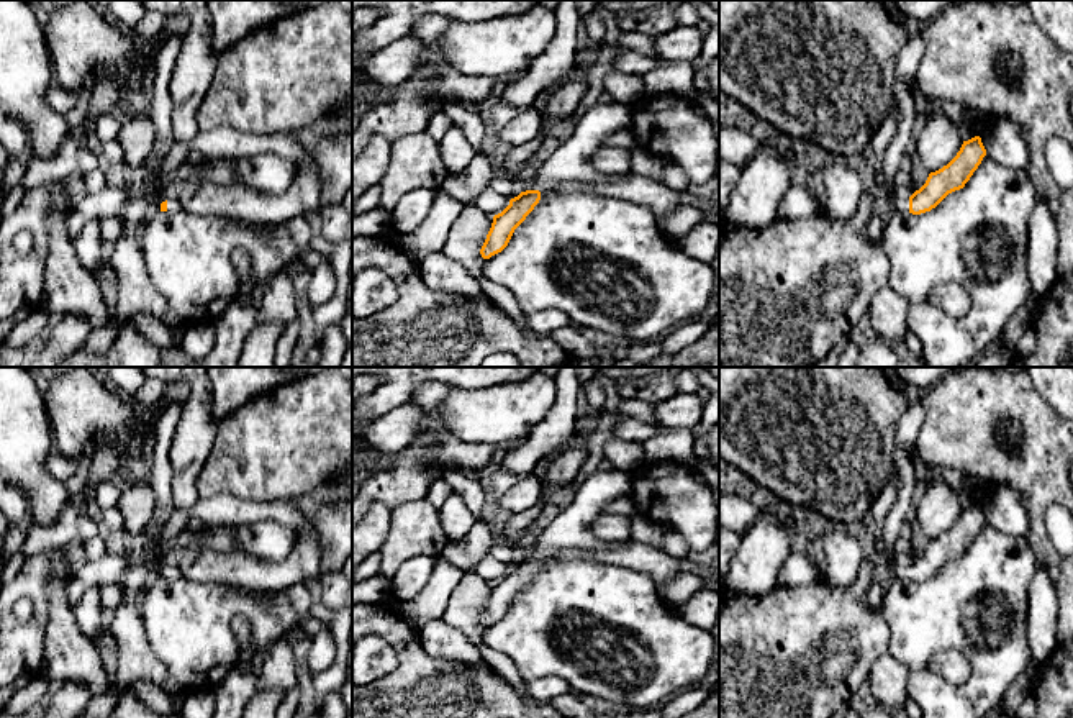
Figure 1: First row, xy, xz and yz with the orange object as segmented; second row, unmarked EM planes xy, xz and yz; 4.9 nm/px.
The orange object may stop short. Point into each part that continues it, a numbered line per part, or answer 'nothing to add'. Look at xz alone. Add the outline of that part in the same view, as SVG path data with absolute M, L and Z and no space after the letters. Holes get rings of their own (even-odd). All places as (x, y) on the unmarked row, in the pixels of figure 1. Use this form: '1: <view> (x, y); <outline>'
1: xz (572, 525); M613 469L588 475L572 502L537 534L531 552L541 559L570 548L613 548L613 543L601 541L591 533L591 525L613 500L627 493L631 493L631 472Z

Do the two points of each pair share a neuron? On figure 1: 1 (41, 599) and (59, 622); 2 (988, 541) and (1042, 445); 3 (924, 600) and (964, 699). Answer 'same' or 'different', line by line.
1: different
2: different
3: same

